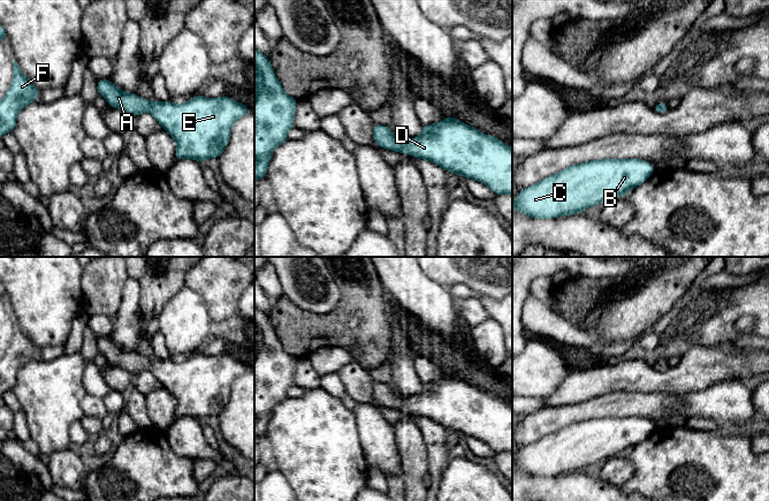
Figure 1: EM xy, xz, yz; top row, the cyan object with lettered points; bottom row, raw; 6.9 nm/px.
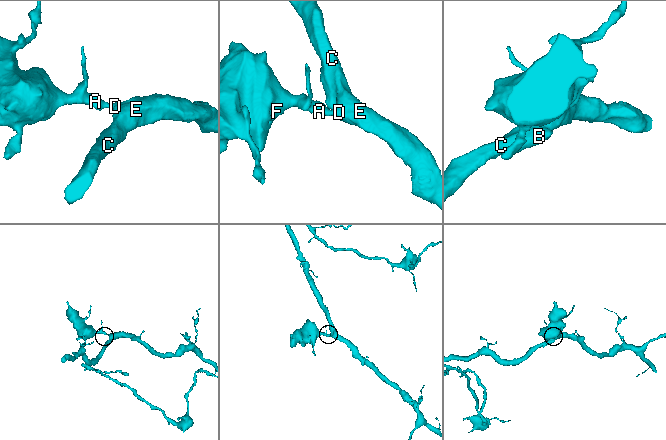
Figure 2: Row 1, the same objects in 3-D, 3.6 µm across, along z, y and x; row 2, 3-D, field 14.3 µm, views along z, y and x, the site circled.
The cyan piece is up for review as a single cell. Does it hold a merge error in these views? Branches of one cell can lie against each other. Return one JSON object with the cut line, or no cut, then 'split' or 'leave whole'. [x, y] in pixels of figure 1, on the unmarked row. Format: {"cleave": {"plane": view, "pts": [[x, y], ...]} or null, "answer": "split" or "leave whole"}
{"cleave": null, "answer": "leave whole"}

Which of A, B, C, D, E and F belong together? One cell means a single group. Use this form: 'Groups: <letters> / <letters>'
Groups: A B C D E F

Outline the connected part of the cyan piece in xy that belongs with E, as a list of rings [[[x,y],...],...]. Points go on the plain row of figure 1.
[[[99,337],[97,340],[97,349],[98,352],[107,358],[112,366],[121,367],[132,374],[137,374],[145,370],[152,372],[161,386],[175,397],[176,418],[193,417],[200,420],[206,417],[219,416],[229,400],[233,382],[251,369],[243,360],[235,359],[227,354],[207,356],[196,352],[181,363],[176,363],[170,358],[159,359],[157,357],[150,360],[137,351],[120,348],[109,337]]]

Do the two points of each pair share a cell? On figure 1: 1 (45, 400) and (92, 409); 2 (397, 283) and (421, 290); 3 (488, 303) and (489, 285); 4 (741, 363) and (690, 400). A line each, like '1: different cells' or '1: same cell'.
1: different cells
2: same cell
3: different cells
4: different cells

